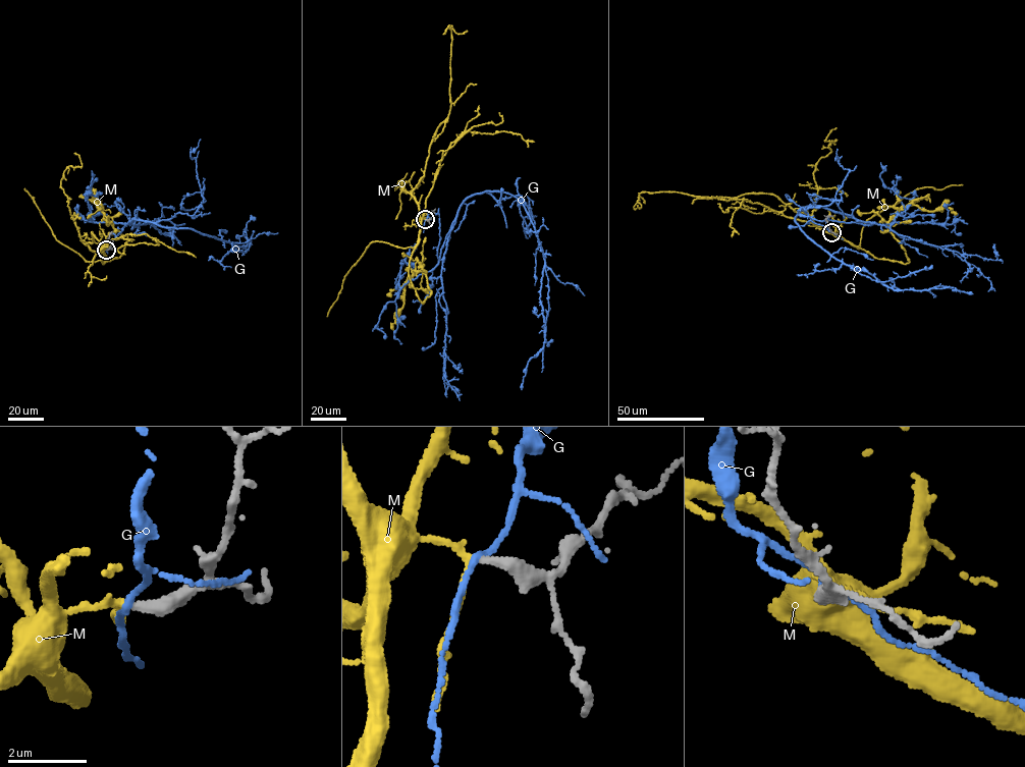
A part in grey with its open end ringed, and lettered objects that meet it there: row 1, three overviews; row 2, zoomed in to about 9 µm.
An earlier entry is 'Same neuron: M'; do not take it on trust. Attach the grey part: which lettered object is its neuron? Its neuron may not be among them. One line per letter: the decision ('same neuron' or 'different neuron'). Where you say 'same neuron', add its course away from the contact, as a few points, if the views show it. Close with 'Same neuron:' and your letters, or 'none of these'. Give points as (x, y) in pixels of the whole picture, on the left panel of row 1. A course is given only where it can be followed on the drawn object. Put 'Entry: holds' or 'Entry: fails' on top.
Entry: holds
G: different neuron
M: same neuron; it runs (106, 250), (99, 254), (86, 244), (93, 241), (92, 232), (104, 247), (88, 271), (100, 279), (106, 276)
Same neuron: M

